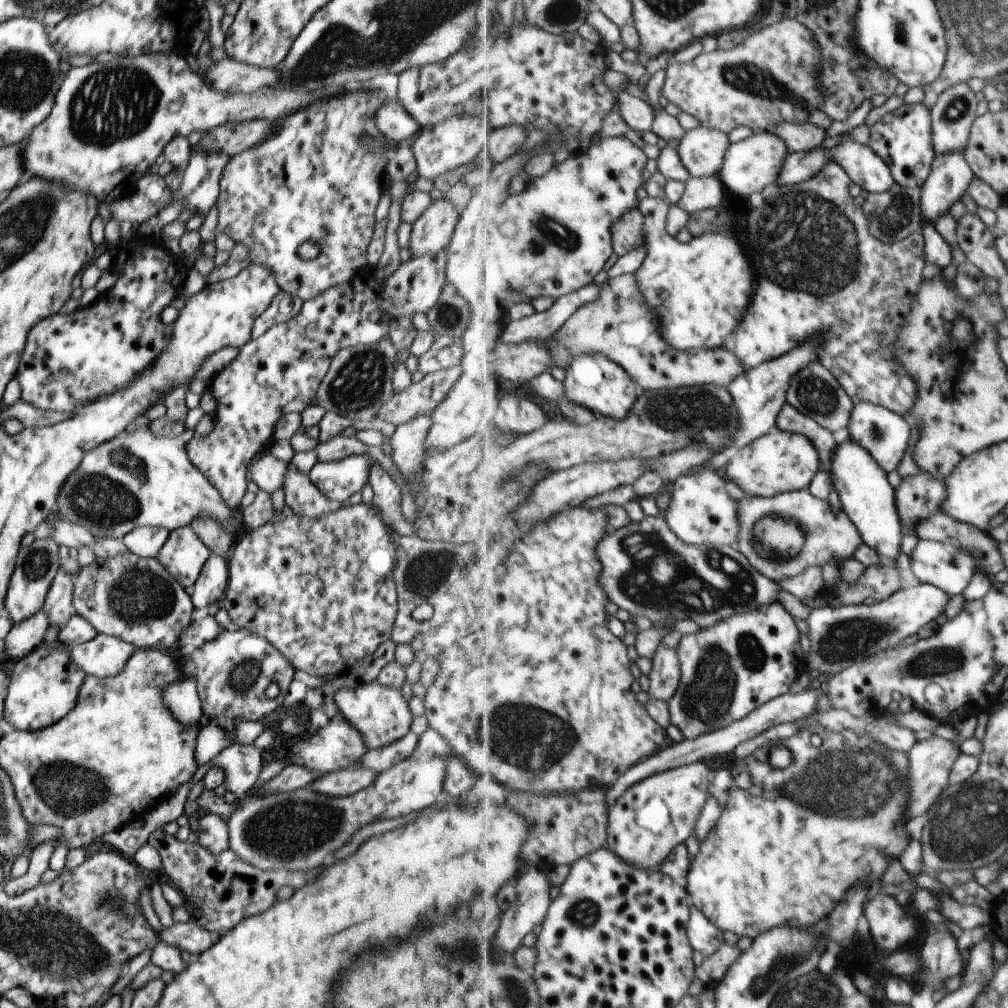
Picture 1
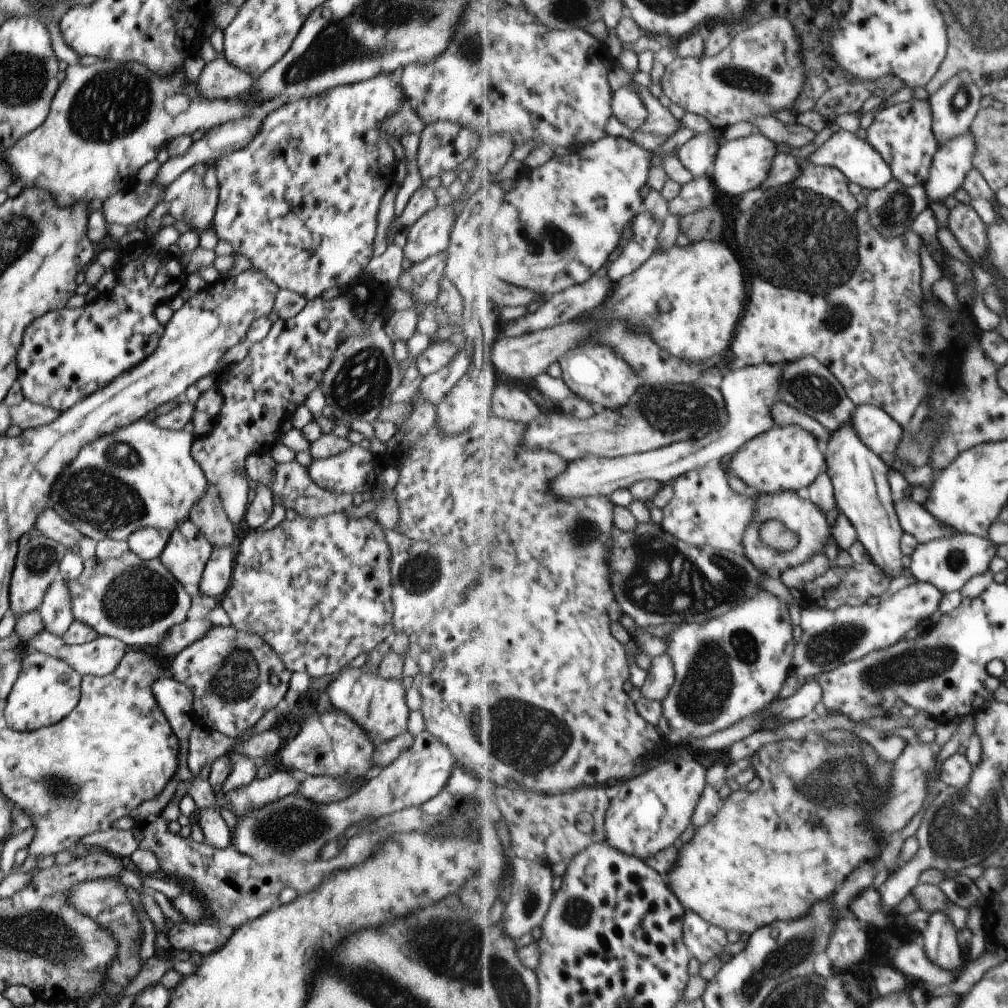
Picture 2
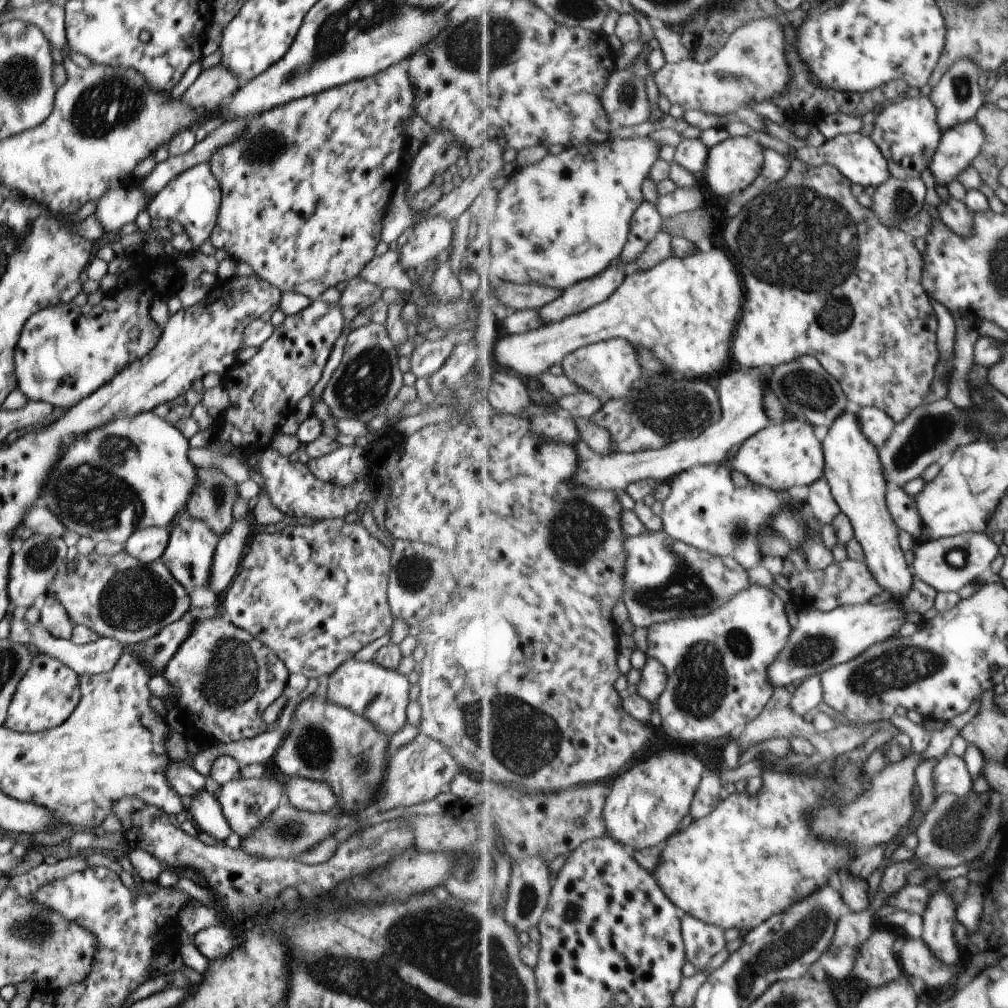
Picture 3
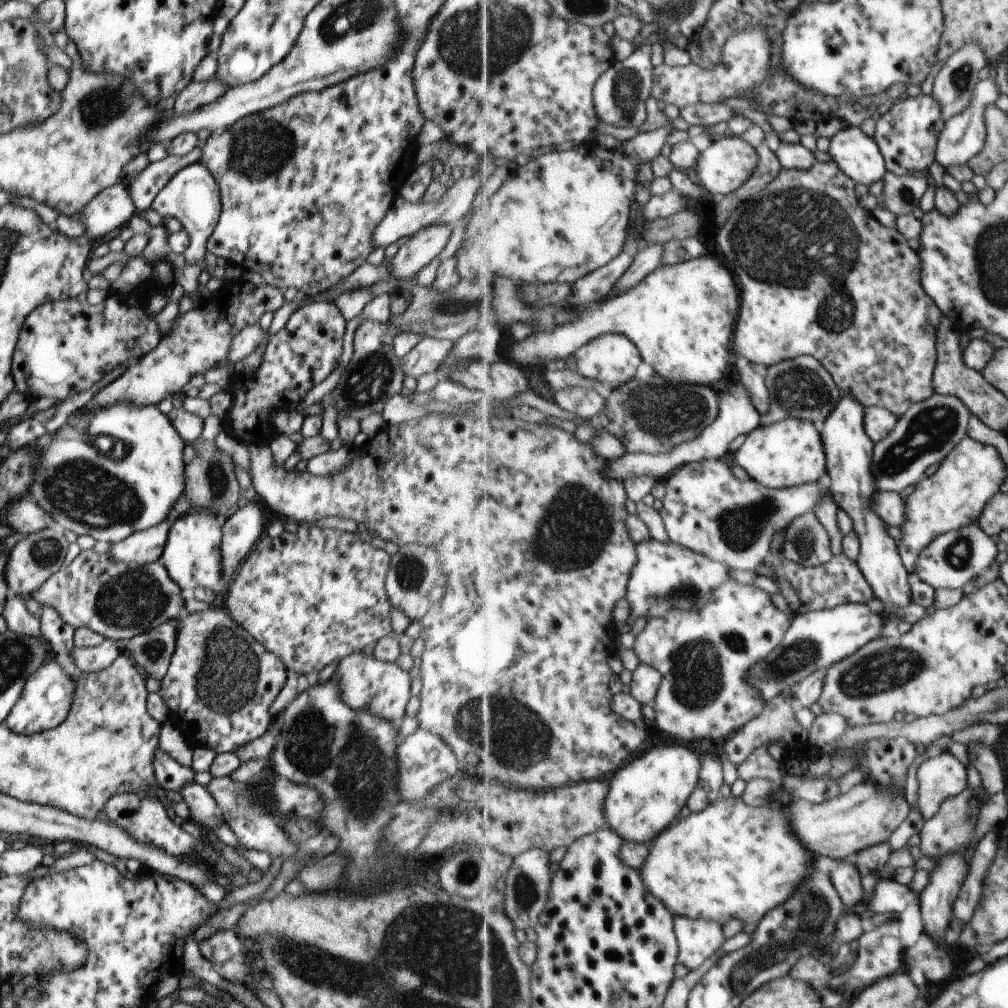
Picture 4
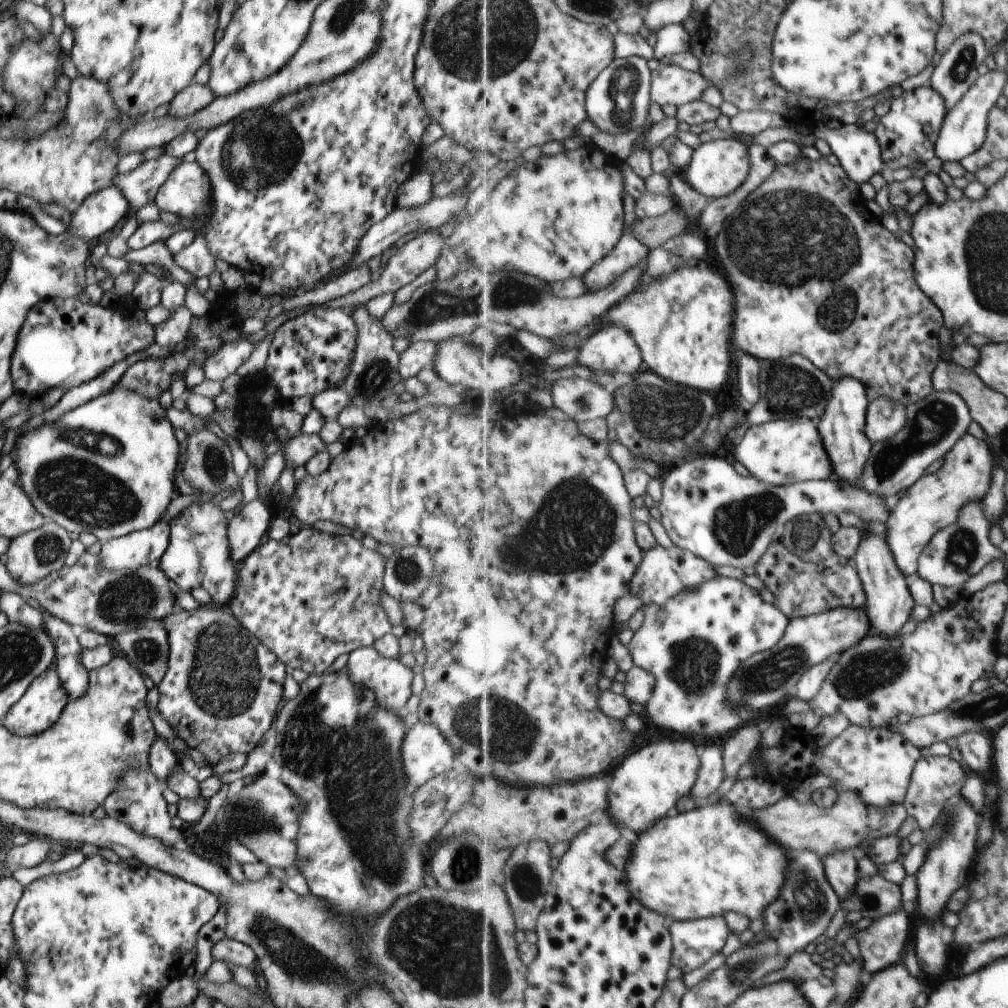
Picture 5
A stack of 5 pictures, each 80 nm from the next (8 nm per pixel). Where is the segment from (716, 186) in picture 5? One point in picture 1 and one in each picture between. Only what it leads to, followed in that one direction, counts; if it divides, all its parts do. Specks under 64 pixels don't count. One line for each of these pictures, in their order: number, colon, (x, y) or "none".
1: (752, 164)
2: (745, 163)
3: (734, 164)
4: (728, 163)

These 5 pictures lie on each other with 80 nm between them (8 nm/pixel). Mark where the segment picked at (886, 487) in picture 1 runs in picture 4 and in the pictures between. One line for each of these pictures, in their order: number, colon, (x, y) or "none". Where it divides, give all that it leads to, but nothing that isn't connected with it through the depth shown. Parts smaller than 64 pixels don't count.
2: (863, 493)
3: (854, 469)
4: (849, 450)

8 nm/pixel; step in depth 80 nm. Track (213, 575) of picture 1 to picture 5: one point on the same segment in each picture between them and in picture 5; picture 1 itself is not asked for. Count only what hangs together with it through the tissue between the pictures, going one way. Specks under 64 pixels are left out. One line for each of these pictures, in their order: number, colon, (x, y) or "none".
2: (215, 576)
3: (230, 547)
4: (240, 531)
5: (244, 530)

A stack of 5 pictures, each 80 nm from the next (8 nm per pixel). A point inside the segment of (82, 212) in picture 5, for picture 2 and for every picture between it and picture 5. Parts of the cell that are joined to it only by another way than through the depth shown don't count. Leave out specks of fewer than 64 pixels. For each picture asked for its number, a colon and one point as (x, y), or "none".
2: (124, 207)
3: (116, 207)
4: (111, 208)

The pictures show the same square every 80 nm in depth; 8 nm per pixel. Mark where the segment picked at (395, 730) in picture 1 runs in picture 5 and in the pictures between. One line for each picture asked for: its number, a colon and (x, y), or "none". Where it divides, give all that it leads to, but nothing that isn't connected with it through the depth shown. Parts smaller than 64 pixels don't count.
2: (377, 705)
3: (380, 695)
4: (364, 683)
5: (388, 680)

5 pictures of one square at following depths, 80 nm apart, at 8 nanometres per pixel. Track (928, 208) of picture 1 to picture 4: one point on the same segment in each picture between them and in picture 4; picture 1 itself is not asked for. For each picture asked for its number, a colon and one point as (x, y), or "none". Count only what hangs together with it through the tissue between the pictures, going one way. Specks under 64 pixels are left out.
2: (951, 166)
3: (959, 147)
4: (964, 136)

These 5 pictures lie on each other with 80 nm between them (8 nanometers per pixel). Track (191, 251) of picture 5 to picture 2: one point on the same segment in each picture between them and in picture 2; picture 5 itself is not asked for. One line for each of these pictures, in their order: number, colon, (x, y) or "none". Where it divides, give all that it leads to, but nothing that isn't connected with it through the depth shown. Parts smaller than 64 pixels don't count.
2: (191, 197)
3: (192, 198)
4: (191, 196)

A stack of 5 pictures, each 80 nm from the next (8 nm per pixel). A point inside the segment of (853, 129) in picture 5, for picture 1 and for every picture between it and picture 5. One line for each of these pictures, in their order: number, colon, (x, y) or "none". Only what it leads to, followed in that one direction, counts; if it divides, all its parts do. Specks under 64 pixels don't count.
1: (867, 169)
2: (856, 157)
3: (859, 157)
4: (859, 156)

